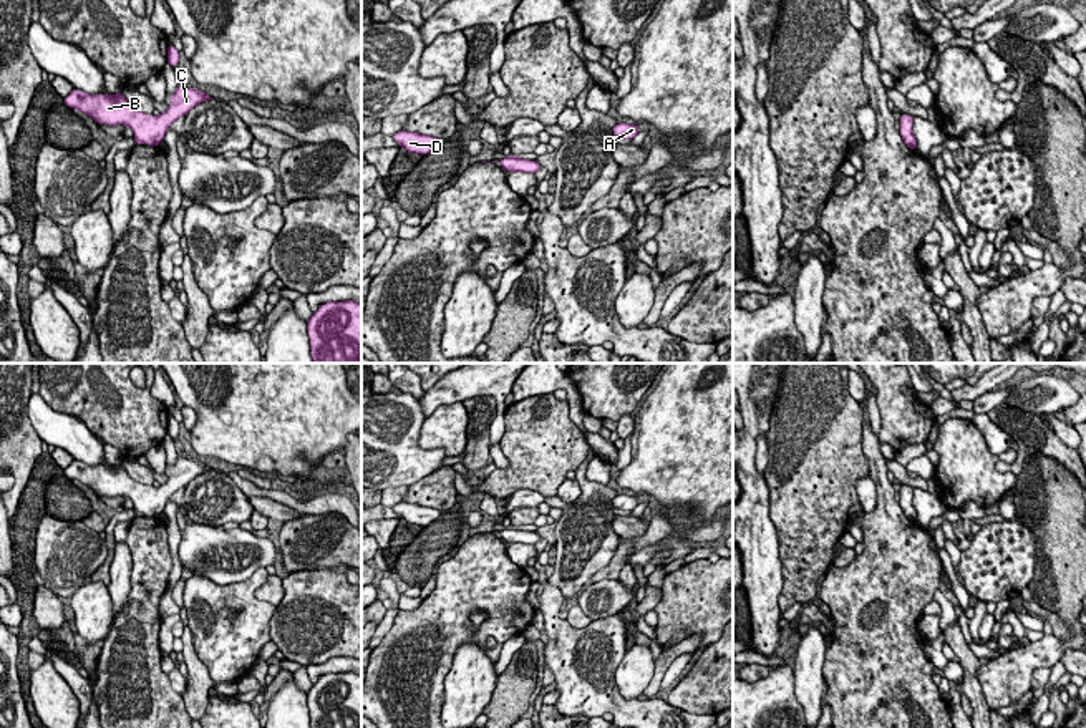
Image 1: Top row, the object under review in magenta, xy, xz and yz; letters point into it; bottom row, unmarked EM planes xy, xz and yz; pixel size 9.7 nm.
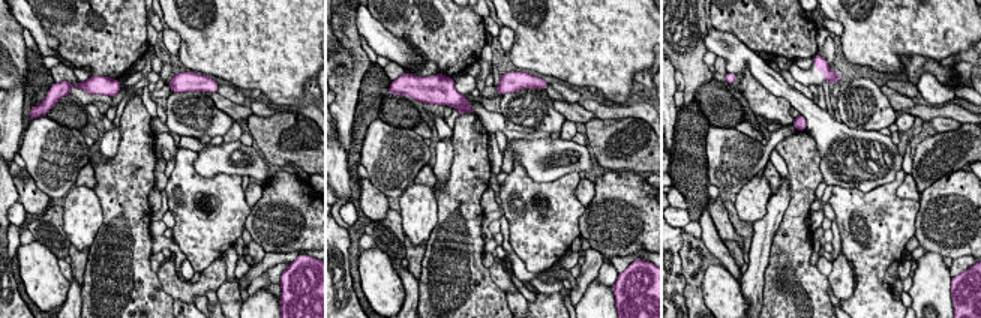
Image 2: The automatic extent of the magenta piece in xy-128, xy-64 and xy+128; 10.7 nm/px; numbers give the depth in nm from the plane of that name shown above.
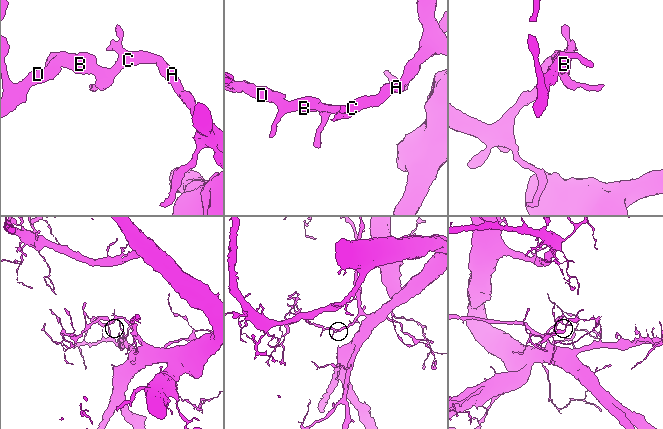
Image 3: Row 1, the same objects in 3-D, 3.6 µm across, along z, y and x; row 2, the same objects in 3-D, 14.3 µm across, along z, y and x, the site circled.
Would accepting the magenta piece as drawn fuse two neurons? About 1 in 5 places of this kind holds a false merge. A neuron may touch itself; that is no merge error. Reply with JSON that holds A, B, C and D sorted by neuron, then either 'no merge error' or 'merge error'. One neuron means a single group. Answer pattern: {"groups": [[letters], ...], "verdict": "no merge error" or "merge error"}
{"groups": [["A", "B", "C", "D"]], "verdict": "no merge error"}

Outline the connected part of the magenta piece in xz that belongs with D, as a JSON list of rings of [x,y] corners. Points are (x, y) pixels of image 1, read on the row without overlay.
[[[403,501],[395,504],[391,509],[400,516],[400,519],[421,527],[429,526],[433,521],[443,516],[443,512],[434,507],[410,504]]]

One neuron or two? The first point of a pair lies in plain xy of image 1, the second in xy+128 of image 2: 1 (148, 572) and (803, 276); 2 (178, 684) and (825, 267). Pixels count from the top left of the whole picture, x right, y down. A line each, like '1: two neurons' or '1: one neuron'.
1: one neuron
2: one neuron

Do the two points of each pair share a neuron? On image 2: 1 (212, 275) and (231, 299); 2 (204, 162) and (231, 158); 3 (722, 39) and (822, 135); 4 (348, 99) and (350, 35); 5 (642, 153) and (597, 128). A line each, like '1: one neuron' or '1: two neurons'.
1: two neurons
2: one neuron
3: one neuron
4: one neuron
5: one neuron

